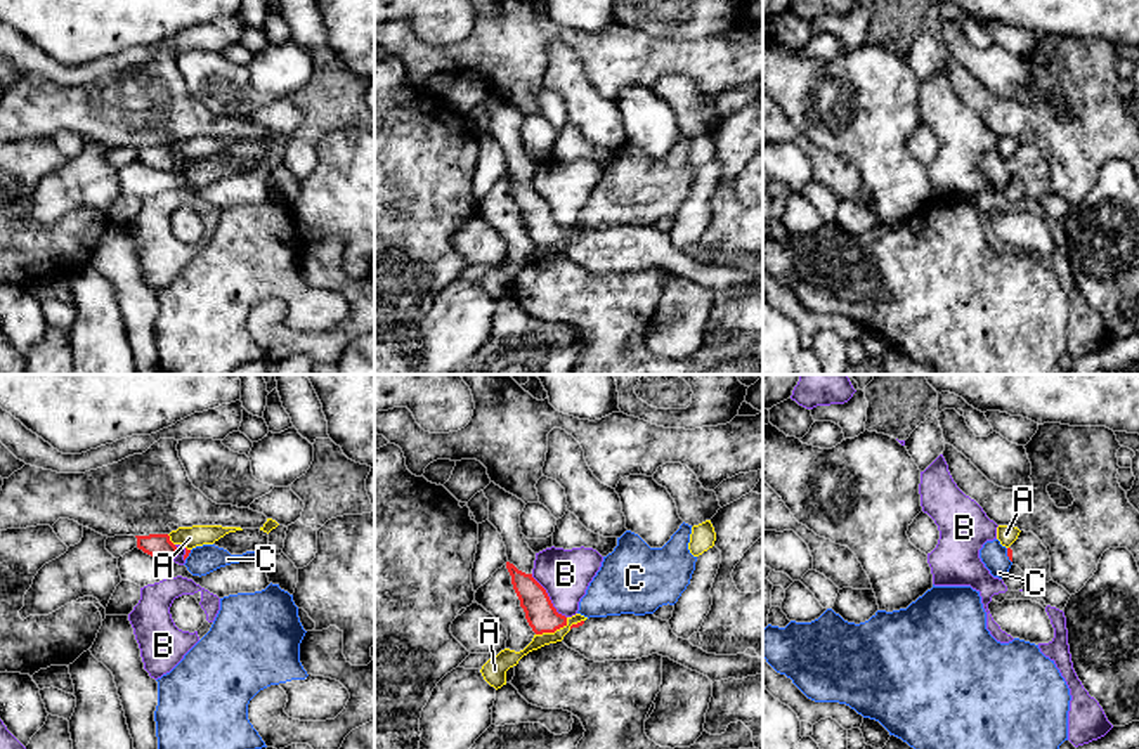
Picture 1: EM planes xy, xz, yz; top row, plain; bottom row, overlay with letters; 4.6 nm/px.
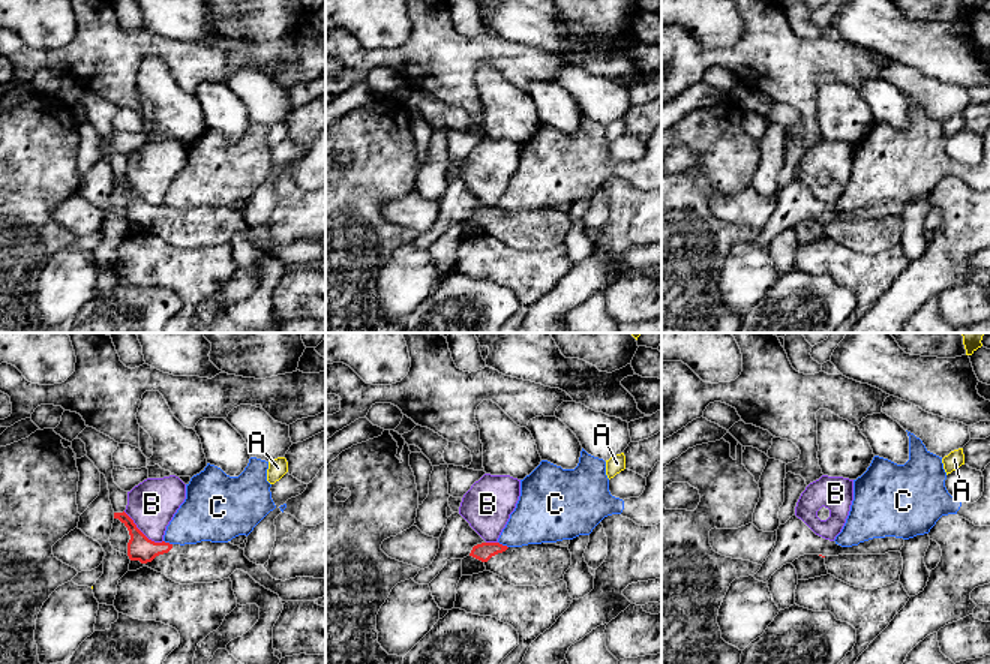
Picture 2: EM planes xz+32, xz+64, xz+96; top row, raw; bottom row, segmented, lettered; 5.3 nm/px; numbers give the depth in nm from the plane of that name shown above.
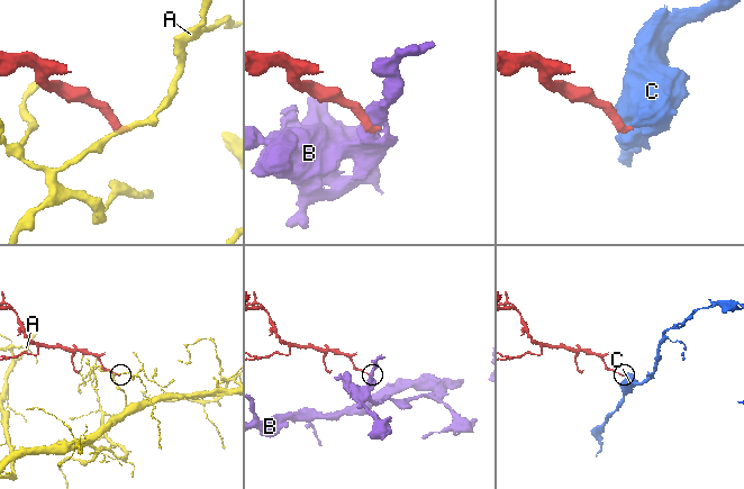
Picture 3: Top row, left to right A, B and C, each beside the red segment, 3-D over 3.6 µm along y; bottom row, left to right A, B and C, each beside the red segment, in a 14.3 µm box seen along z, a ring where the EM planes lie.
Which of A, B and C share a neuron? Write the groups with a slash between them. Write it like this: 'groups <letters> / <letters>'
groups A / B / C

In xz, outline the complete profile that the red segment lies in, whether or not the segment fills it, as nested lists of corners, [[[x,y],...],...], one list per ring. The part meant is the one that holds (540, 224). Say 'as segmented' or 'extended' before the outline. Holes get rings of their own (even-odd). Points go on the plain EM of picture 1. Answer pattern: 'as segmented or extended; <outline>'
as segmented; [[[506,173],[511,187],[513,201],[525,224],[525,231],[536,246],[555,244],[567,238],[567,229],[558,225],[553,218],[546,201],[532,189],[518,182],[513,175]]]

